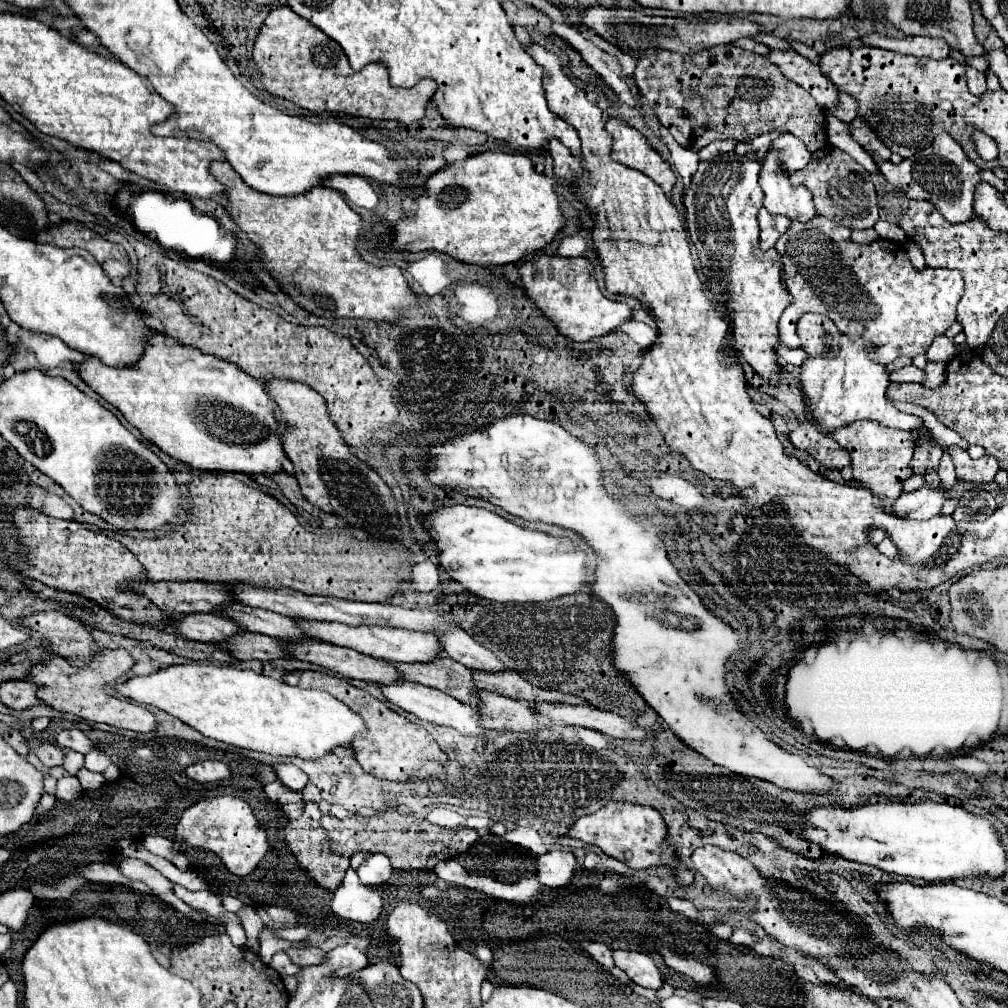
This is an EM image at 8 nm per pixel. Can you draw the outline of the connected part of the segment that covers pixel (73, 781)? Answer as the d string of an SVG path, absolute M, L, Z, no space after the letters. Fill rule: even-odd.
M68 774L68 776L62 776L62 778L58 780L56 798L70 802L70 800L78 798L80 794L82 794L82 786L80 786L80 782L78 782L76 776L70 776L70 774Z

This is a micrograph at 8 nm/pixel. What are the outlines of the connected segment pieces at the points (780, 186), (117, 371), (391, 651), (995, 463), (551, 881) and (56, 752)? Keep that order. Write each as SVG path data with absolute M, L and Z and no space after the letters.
M768 150L762 162L760 186L764 190L764 206L768 212L784 214L792 220L810 220L816 210L812 204L812 194L806 186L794 186L790 182L790 172L784 170L780 162L780 150Z
M154 334L152 344L146 348L136 368L110 368L96 358L88 358L78 366L78 372L82 380L106 402L114 404L146 440L154 442L162 452L190 464L192 468L242 472L248 476L274 476L282 472L286 452L280 438L288 424L274 416L278 406L270 400L264 384L240 372L234 364L216 360L216 356L202 354L190 346L170 346L164 334Z
M298 620L298 624L308 630L310 636L330 642L336 646L352 648L370 656L380 656L392 662L408 662L408 664L426 664L434 658L444 656L444 648L440 638L434 632L412 632L404 628L348 628L346 624L316 624L310 620Z
M952 446L950 452L954 454L954 466L956 466L956 476L960 480L966 482L990 482L994 480L998 468L1000 468L1000 460L996 460L994 456L982 456L978 460L970 460L968 452L962 450L960 446Z
M552 850L538 856L538 882L550 888L566 886L574 878L578 858L570 850Z
M40 744L34 748L34 754L48 768L50 766L62 766L62 760L64 760L64 750L56 744Z

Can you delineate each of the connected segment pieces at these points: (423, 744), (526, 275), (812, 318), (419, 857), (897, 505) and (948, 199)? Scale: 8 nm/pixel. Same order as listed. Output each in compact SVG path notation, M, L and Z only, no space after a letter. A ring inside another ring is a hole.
M290 672L284 676L284 680L290 686L298 686L298 688L326 690L364 718L364 722L368 724L368 734L366 734L366 738L356 738L352 742L352 748L354 748L354 756L356 756L358 764L368 774L372 774L376 778L384 778L384 780L410 782L410 780L416 780L416 772L422 766L426 766L428 762L436 762L440 766L448 764L448 754L436 744L436 740L424 726L406 720L402 714L390 710L382 700L374 698L366 690L360 690L360 688L348 684L344 678L336 678L336 676L330 676L324 672Z
M542 254L520 266L520 278L524 282L526 294L558 326L560 334L574 342L586 342L590 338L610 334L616 330L616 326L622 326L632 318L632 308L628 304L618 304L600 292L592 272L594 264L584 256L562 258Z
M804 314L798 320L798 336L802 340L802 350L808 356L818 356L824 352L824 332L832 332L832 336L840 336L838 328L828 320L828 316L820 314Z
M386 808L372 818L362 818L362 816L348 816L348 818L336 818L330 814L322 814L320 826L326 832L328 846L332 852L342 854L342 856L352 856L356 852L370 852L370 854L384 854L390 858L392 868L420 868L420 870L432 870L438 862L452 860L454 856L466 852L478 838L480 834L472 828L442 828L434 826L428 820L422 820L414 814L400 814L396 808Z
M924 484L922 488L914 492L902 492L900 498L892 504L892 512L898 516L908 516L914 520L926 520L936 514L940 514L942 504L948 500L948 488L938 484L938 488L932 488L930 484Z
M940 132L930 146L916 152L912 158L904 158L900 164L884 160L880 154L872 154L872 160L892 186L902 190L908 198L922 198L936 204L948 222L958 224L972 216L972 200L974 188L980 182L980 168L964 156L960 144L954 142L946 132Z

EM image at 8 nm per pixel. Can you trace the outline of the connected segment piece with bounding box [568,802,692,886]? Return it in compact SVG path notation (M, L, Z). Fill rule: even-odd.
M608 802L598 812L590 816L582 816L576 824L570 826L568 832L570 838L578 838L586 844L598 846L608 856L626 862L630 868L656 868L656 866L672 866L676 868L678 884L686 886L692 882L692 872L684 866L678 866L674 860L674 848L664 842L666 836L666 824L662 816L650 808L630 802Z

